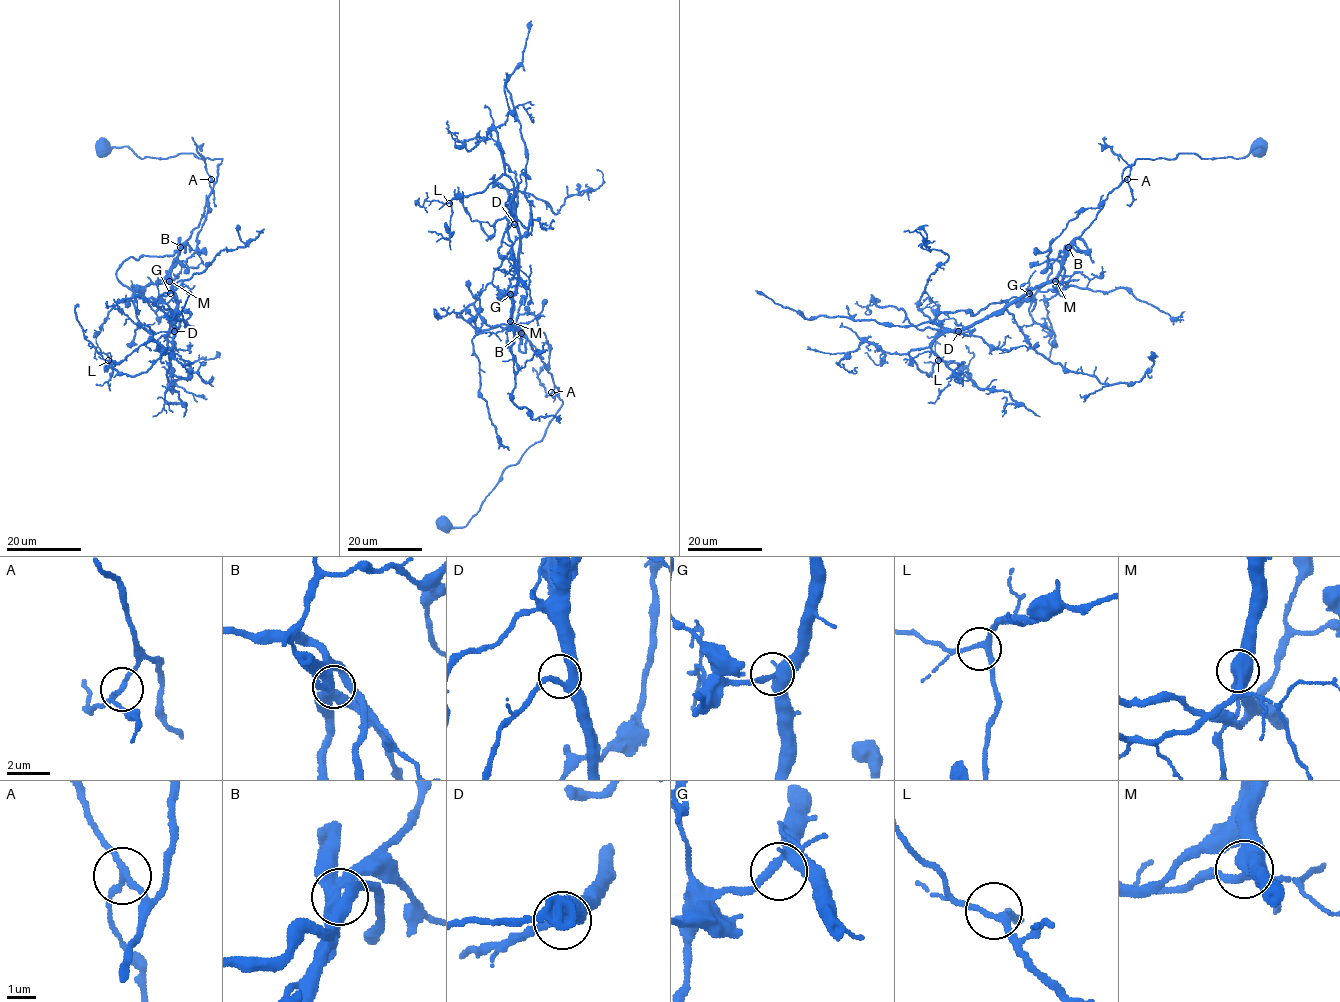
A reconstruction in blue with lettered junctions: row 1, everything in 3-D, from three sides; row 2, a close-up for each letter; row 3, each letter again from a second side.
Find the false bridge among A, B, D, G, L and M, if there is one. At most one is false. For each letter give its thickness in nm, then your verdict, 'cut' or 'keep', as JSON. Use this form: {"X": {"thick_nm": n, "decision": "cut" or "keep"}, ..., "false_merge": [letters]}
{"A": {"thick_nm": 200, "decision": "keep"}, "B": {"thick_nm": 380, "decision": "keep"}, "D": {"thick_nm": 280, "decision": "keep"}, "G": {"thick_nm": 280, "decision": "keep"}, "L": {"thick_nm": 220, "decision": "keep"}, "M": {"thick_nm": 500, "decision": "keep"}, "false_merge": []}

